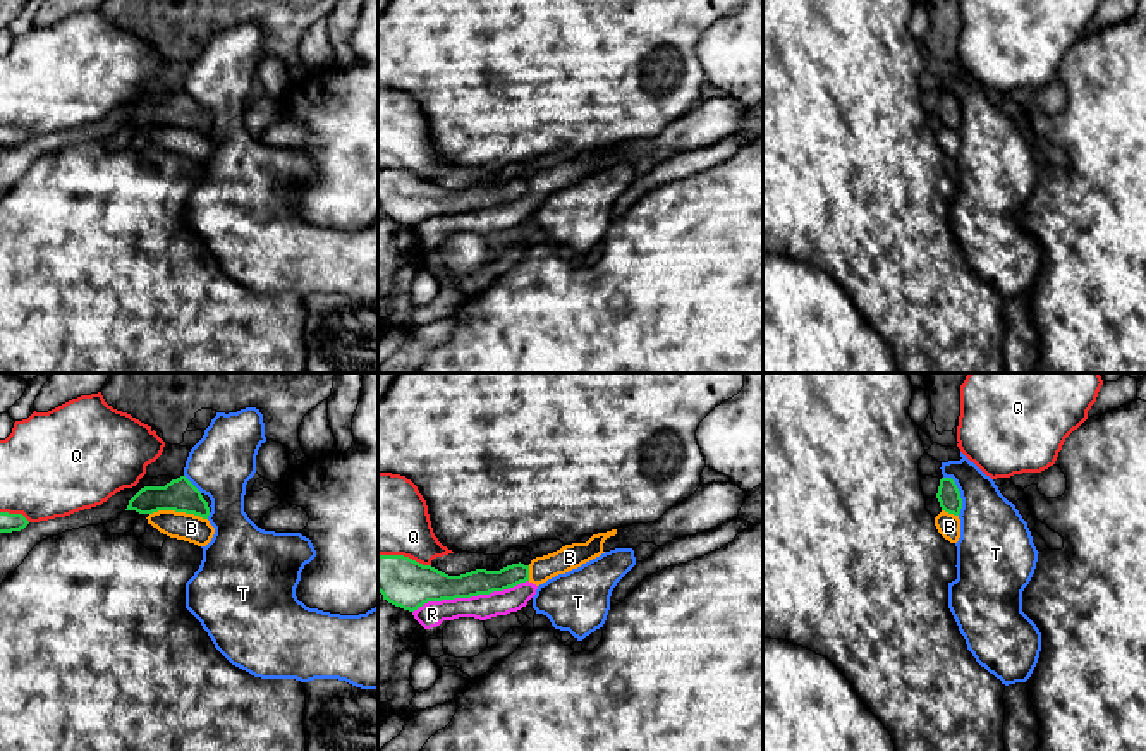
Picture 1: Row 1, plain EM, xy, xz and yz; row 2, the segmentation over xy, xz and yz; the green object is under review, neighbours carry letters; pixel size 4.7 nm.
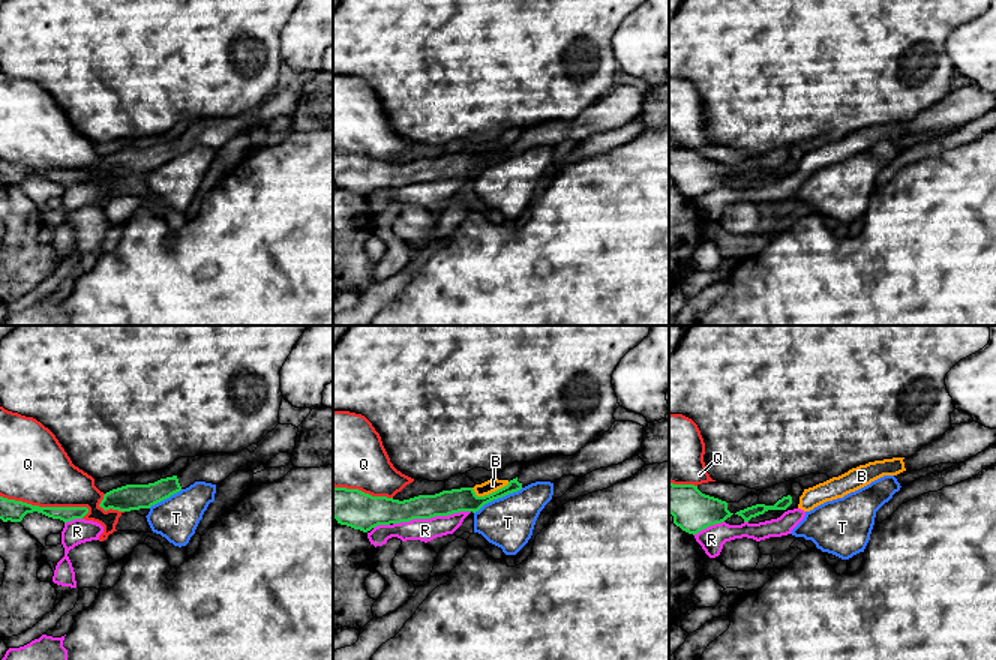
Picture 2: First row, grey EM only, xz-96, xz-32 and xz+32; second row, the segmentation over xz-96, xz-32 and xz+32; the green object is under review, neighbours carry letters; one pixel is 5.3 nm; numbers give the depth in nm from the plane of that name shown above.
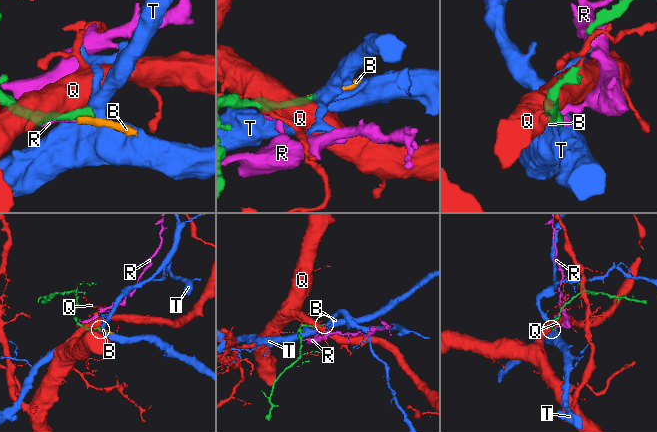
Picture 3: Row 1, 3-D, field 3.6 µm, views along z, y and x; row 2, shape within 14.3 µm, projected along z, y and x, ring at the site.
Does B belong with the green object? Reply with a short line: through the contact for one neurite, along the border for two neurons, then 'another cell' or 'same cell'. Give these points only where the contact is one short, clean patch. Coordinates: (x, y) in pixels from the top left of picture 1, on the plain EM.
line xy (150, 128), (184, 126), (207, 134); another cell

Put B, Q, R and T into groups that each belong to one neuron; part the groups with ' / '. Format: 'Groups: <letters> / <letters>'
Groups: B R / Q / T

